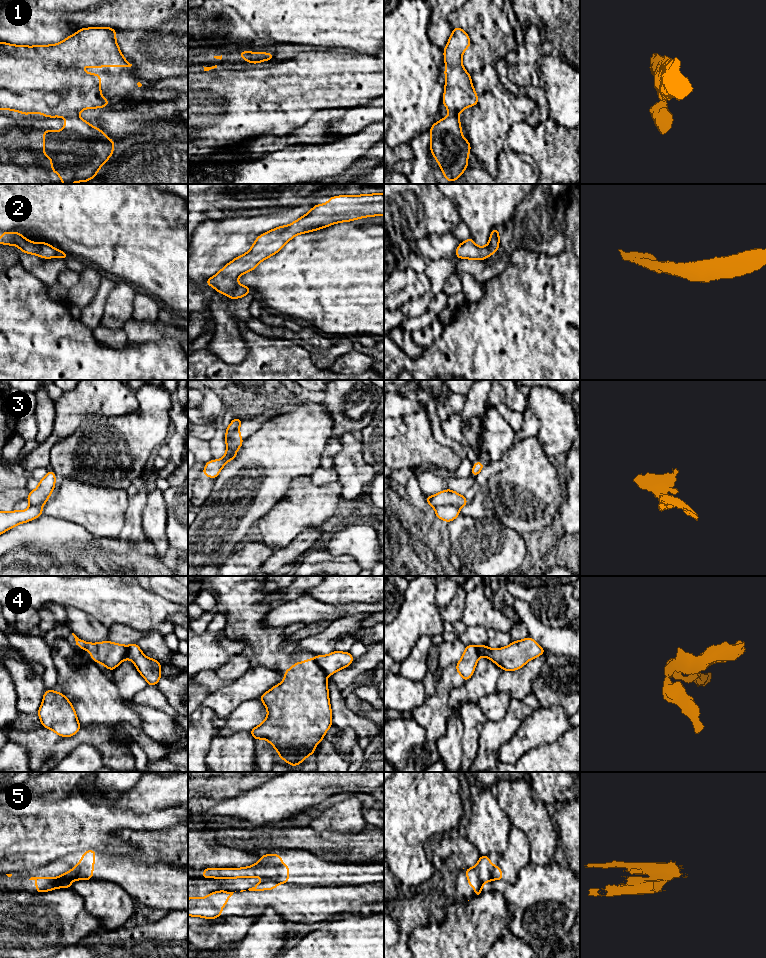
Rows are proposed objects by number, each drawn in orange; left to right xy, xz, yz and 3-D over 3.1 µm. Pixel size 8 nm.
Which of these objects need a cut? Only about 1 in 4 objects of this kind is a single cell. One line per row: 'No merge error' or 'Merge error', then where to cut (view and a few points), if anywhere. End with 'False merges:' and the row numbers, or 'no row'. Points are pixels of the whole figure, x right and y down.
1: Merge error. Split along xy (77, 114), (67, 117)
2: No merge error. No split
3: Merge error. Split along yz (434, 506), (449, 504), (458, 508)
4: Merge error. Split along xz (313, 658), (327, 674)
5: Merge error. Split along xy (76, 871), (76, 875), (73, 878), (59, 885), (54, 885)
False merges: 1, 3, 4, 5

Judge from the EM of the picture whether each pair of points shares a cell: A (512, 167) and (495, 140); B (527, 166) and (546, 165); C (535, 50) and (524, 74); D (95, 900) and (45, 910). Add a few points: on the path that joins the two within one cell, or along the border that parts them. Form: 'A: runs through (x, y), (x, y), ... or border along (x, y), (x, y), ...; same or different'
A: border along (503, 148), (498, 154), (497, 173); different
B: border along (528, 154), (534, 160), (539, 173); different
C: runs through (529, 56), (524, 61), (524, 68); same
D: border along (71, 888), (82, 897), (87, 908); different

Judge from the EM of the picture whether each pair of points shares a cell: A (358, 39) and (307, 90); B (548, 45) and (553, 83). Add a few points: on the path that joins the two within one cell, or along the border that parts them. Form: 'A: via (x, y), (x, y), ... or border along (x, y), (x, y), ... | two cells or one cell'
A: border along (351, 50), (367, 54) | two cells
B: border along (545, 53), (558, 55) | two cells

